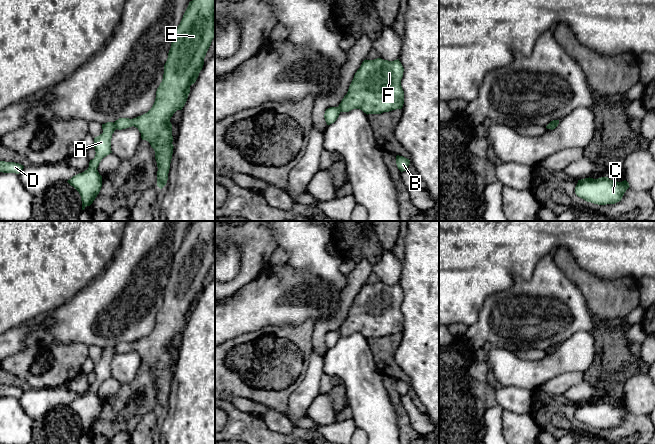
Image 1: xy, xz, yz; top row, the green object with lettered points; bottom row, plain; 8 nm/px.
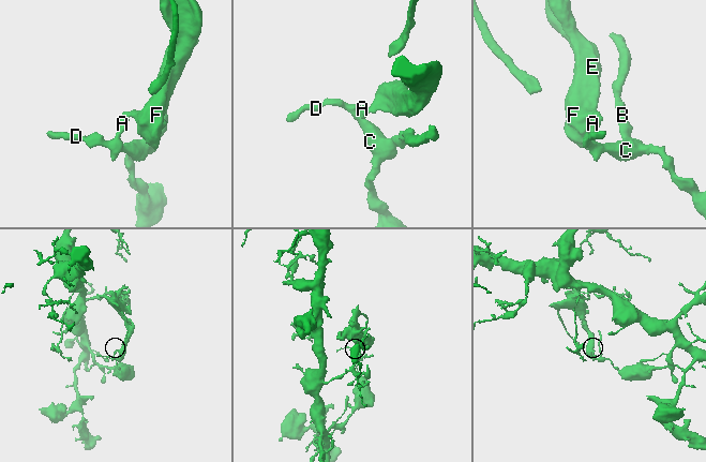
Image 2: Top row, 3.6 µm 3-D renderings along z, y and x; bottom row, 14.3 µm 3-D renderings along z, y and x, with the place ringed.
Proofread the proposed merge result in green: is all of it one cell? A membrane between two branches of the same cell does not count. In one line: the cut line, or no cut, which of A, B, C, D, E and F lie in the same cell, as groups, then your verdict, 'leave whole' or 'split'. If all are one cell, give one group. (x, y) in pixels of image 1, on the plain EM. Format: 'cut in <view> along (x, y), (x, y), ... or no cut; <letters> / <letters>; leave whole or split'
cut in xy along (113, 347), (116, 352); A B C D / E F; split

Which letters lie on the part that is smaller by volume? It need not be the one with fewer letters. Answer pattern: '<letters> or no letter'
E, F

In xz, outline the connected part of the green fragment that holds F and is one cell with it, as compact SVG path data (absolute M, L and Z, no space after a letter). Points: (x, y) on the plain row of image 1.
M381 282L365 283L338 330L340 336L360 333L368 339L402 333L403 296L404 292L399 283L394 285Z

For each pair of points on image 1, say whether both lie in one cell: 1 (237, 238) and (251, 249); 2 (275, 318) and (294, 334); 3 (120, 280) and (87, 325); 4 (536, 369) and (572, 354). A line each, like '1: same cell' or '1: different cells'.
1: same cell
2: different cells
3: same cell
4: same cell

